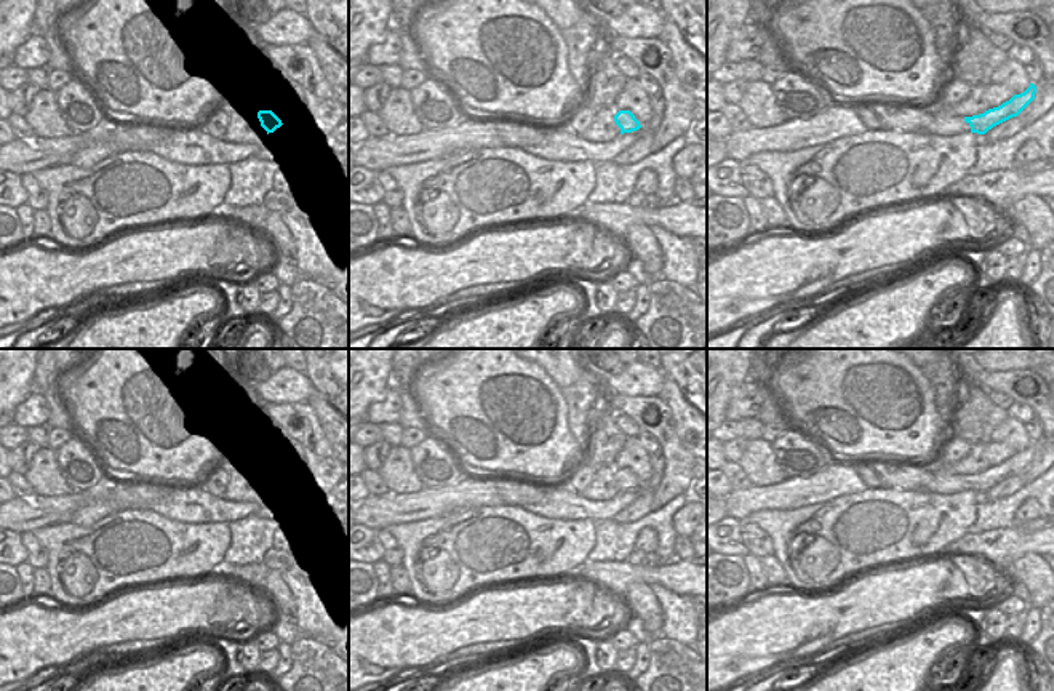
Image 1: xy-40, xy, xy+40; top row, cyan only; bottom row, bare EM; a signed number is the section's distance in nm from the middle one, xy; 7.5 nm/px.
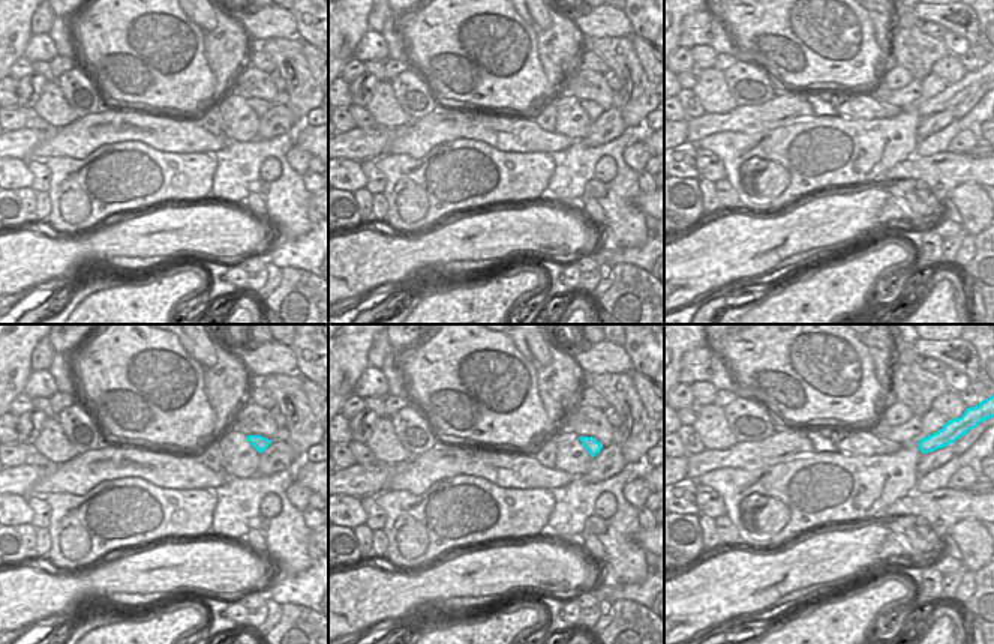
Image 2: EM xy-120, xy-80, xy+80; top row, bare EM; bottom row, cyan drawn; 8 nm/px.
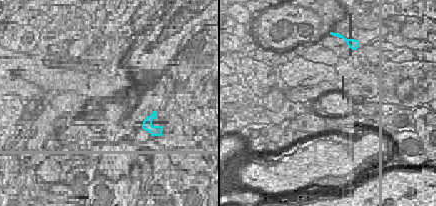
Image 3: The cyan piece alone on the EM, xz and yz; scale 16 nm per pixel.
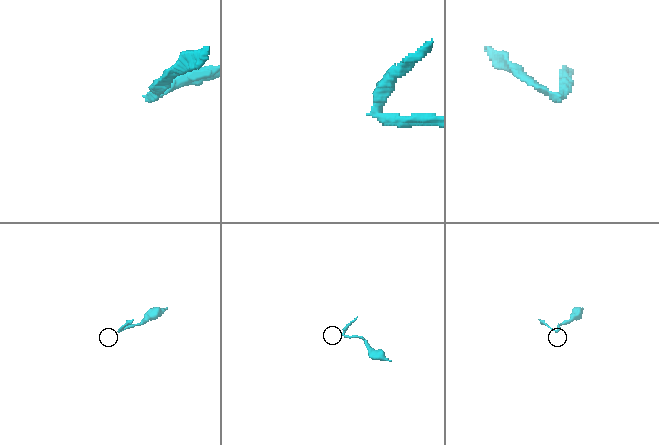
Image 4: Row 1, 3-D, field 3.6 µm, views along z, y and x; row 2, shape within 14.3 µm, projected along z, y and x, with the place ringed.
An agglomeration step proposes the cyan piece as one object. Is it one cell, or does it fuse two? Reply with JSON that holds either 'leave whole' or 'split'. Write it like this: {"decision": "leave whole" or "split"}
{"decision": "split"}

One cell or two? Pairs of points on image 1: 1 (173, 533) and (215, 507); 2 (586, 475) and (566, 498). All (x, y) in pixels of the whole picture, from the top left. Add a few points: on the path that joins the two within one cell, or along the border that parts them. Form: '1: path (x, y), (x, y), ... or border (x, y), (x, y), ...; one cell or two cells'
1: border (154, 511), (181, 522), (227, 523); two cells
2: border (568, 487), (581, 493); two cells

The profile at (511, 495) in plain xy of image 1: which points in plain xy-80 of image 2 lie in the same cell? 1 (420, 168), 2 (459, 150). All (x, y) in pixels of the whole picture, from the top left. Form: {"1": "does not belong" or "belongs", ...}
{"1": "does not belong", "2": "does not belong"}

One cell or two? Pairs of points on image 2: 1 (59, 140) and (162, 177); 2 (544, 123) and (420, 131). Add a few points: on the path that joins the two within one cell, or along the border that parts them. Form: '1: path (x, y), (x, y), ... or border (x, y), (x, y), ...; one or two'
1: border (126, 140), (104, 143), (84, 158), (59, 158); two
2: border (525, 114), (543, 129), (553, 132); two

